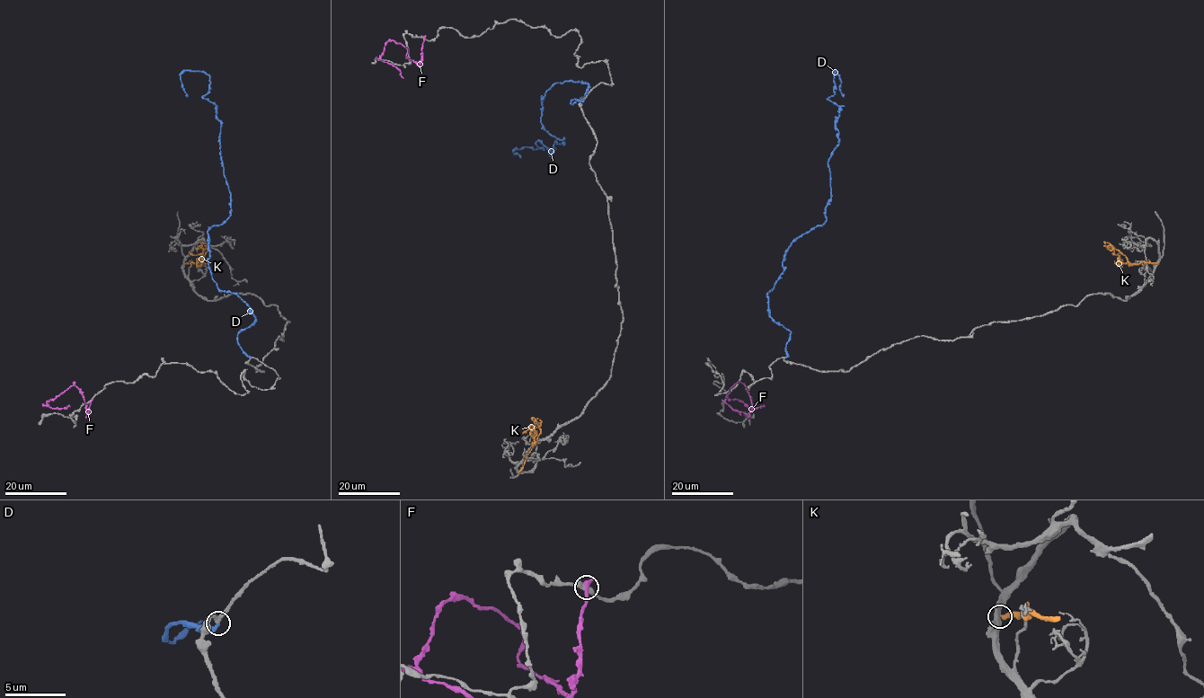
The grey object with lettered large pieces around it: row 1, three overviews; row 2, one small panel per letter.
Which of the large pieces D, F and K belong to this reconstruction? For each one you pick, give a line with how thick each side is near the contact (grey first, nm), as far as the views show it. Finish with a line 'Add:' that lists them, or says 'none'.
D: 280/280 nm
Add: D

